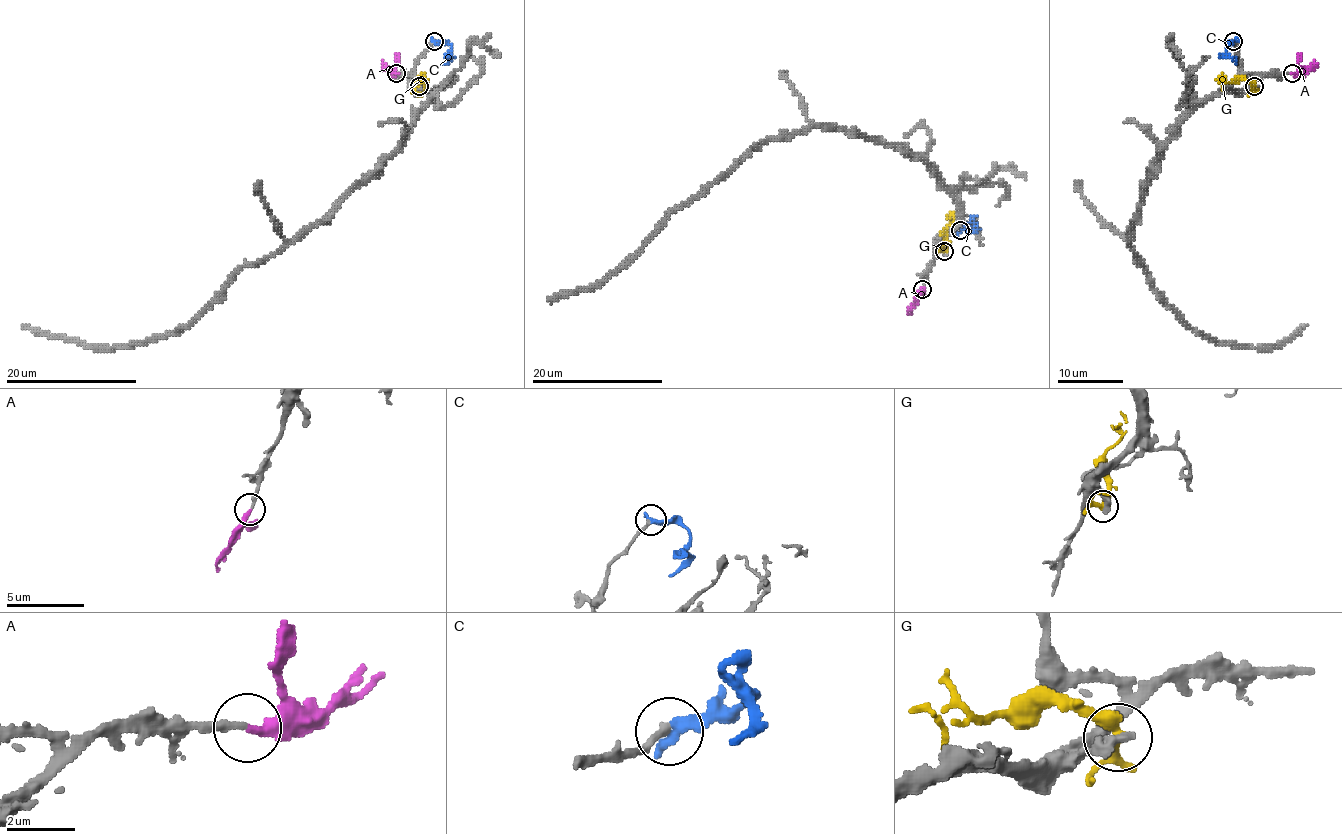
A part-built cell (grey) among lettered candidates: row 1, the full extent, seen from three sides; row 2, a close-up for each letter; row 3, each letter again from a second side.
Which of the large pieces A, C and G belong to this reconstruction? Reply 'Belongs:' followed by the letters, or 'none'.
Belongs: A

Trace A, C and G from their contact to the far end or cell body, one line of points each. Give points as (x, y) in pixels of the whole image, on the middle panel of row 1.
A: (922, 288), (908, 314)
C: (959, 229), (971, 228), (976, 223), (976, 228), (967, 231)
G: (944, 251), (951, 211)

